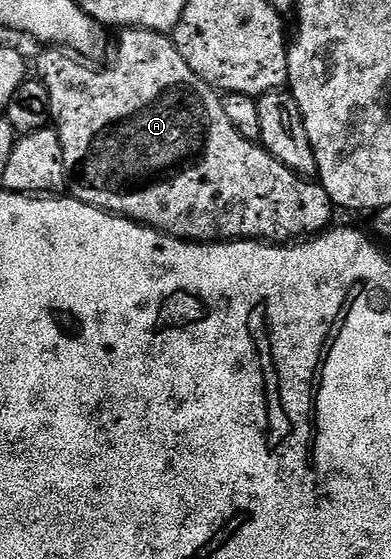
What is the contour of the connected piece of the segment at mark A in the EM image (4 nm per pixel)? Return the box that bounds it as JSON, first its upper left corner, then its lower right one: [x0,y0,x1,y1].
[33,28,333,242]

